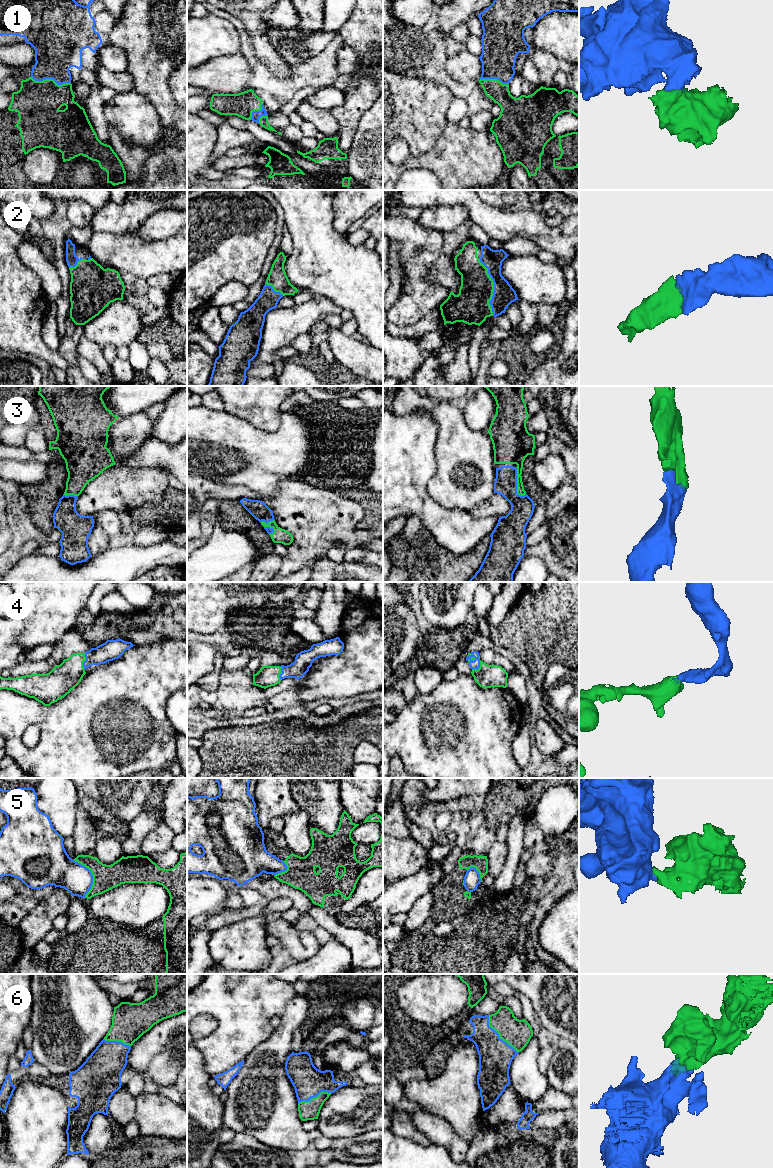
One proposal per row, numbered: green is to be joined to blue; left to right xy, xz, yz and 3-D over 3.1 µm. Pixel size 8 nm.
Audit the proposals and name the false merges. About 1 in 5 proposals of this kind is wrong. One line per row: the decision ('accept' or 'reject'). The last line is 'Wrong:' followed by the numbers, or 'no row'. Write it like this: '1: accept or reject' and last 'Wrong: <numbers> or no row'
1: accept
2: accept
3: accept
4: accept
5: reject
6: accept
Wrong: 5

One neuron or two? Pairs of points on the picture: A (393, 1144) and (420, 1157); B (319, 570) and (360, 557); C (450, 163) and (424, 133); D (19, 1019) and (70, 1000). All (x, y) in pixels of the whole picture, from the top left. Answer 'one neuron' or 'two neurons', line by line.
A: one neuron
B: two neurons
C: two neurons
D: two neurons

